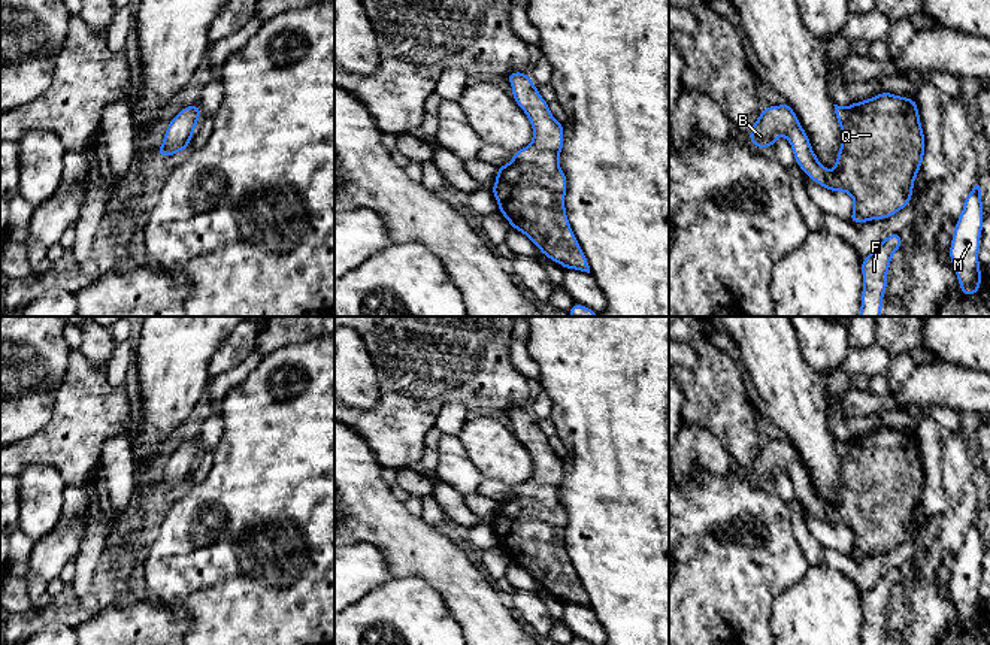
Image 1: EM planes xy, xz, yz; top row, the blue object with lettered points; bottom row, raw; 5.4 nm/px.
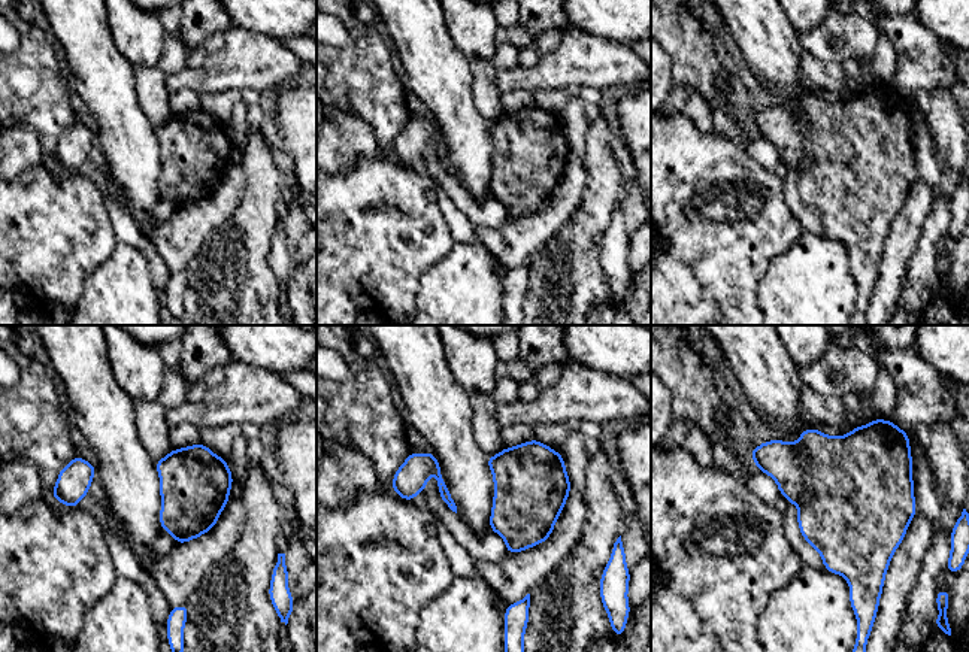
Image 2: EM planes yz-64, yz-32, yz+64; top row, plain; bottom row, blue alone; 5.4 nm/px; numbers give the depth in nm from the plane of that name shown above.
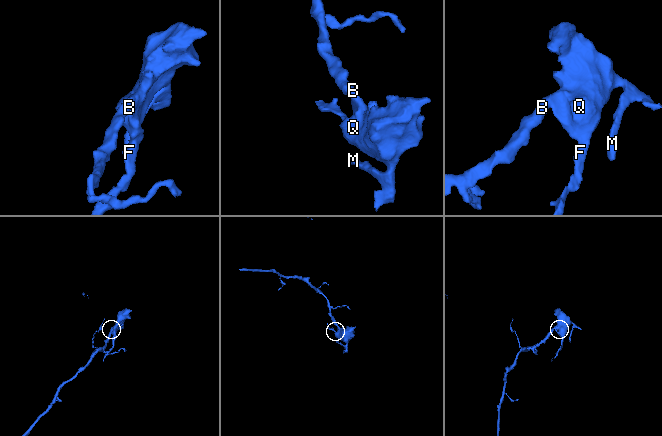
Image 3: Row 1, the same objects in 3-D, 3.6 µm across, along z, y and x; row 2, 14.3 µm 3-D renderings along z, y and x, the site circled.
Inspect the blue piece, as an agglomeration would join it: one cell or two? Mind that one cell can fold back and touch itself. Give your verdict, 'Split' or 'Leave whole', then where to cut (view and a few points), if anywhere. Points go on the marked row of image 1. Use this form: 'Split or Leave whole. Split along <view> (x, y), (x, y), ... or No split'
Leave whole. No split

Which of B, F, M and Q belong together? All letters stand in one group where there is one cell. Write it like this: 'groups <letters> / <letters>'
groups B F M Q

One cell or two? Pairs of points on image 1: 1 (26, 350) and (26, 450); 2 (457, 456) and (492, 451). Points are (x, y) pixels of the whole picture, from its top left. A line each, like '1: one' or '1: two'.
1: two
2: two

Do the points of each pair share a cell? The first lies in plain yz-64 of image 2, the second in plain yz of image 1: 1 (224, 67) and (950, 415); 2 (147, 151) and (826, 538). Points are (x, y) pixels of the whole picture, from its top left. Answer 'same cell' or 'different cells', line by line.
1: different cells
2: different cells

